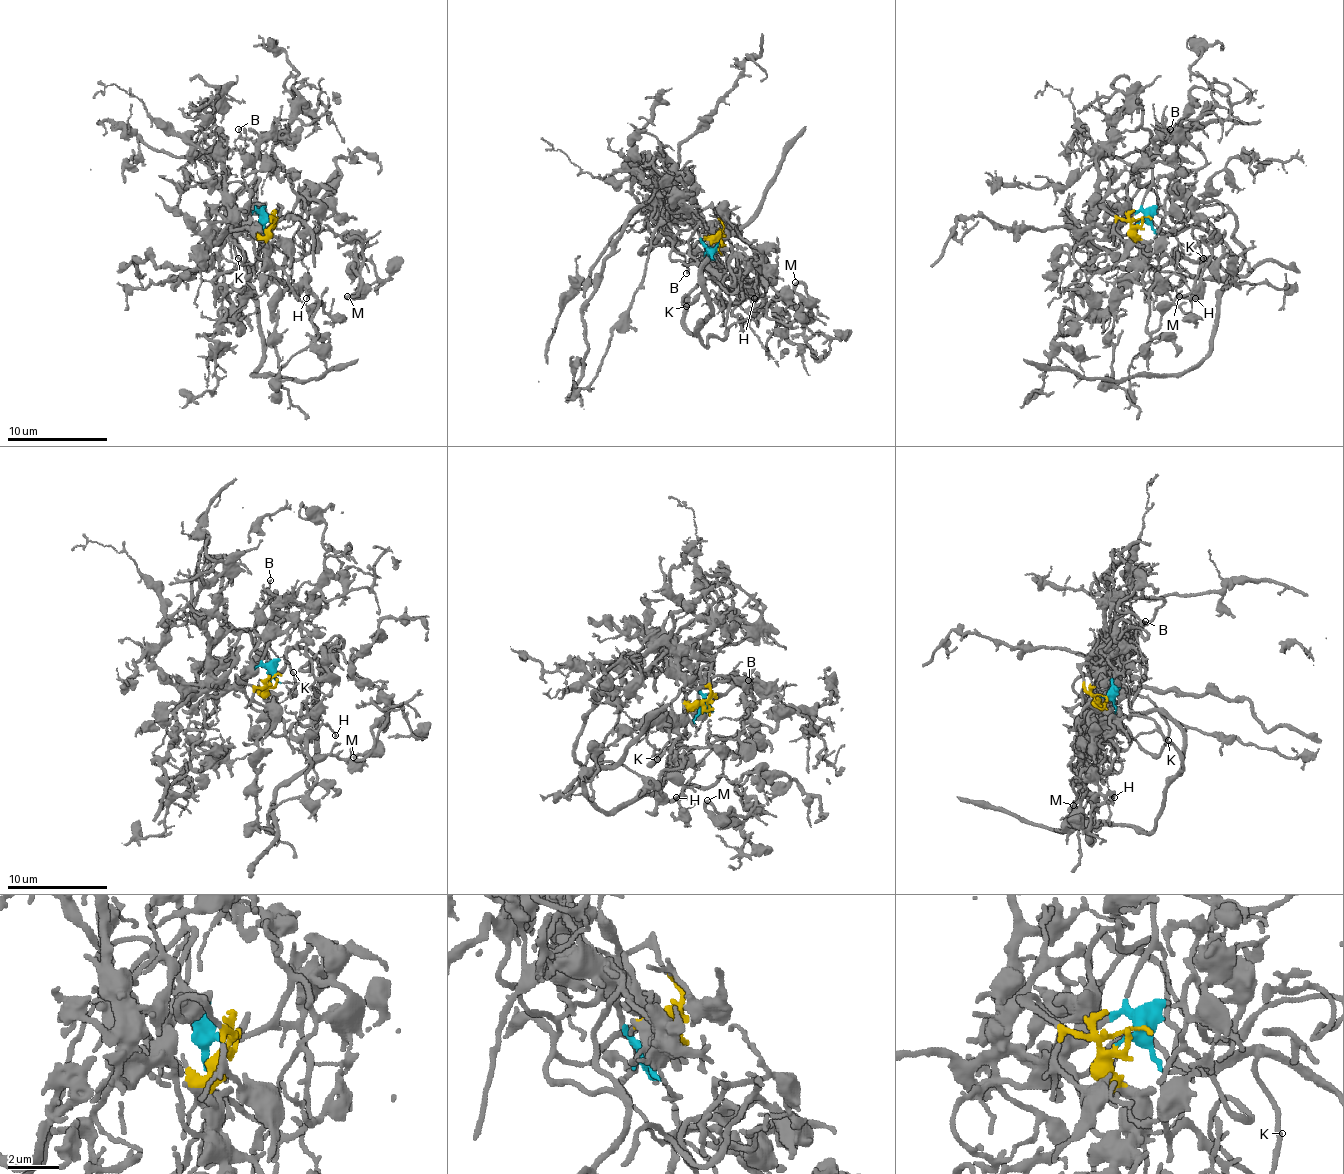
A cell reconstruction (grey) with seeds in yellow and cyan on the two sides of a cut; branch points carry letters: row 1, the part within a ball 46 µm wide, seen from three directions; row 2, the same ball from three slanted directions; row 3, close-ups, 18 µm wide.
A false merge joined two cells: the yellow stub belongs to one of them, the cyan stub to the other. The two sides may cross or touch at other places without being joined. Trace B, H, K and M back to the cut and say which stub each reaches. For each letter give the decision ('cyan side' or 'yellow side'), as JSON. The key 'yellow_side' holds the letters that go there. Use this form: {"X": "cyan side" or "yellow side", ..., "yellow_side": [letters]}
{"B": "cyan side", "H": "yellow side", "K": "yellow side", "M": "yellow side", "yellow_side": ["H", "K", "M"]}

